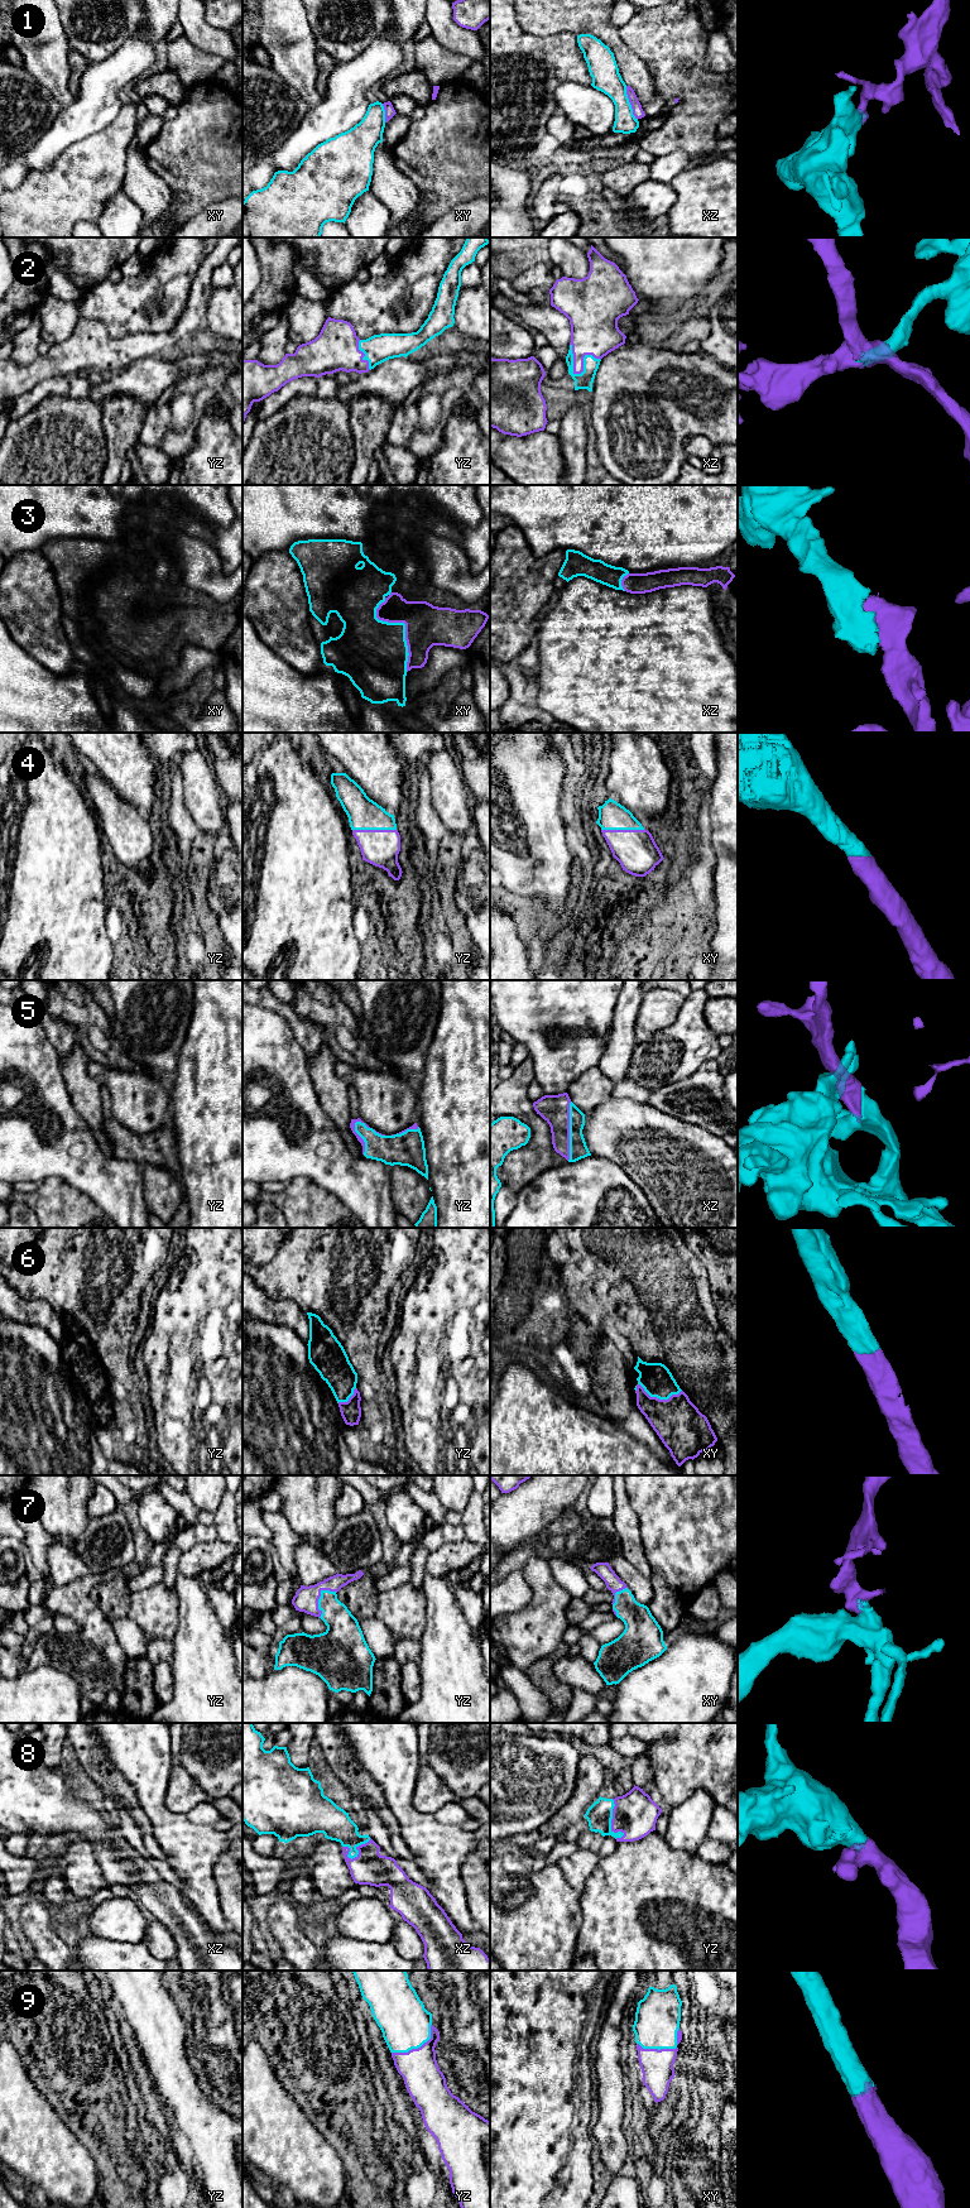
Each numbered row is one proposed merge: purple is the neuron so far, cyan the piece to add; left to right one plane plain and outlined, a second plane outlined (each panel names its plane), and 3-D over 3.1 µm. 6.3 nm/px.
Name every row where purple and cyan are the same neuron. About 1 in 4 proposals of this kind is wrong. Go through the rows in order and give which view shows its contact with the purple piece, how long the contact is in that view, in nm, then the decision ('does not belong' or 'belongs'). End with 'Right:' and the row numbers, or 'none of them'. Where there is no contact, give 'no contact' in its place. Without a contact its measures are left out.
1: xz | 220 nm | does not belong
2: xz | 220 nm | belongs
3: xy | 500 nm | belongs
4: yz | 280 nm | belongs
5: xz | 380 nm | belongs
6: xy | 300 nm | belongs
7: yz | 200 nm | belongs
8: yz | 260 nm | belongs
9: yz | 320 nm | belongs
Right: 2, 3, 4, 5, 6, 7, 8, 9

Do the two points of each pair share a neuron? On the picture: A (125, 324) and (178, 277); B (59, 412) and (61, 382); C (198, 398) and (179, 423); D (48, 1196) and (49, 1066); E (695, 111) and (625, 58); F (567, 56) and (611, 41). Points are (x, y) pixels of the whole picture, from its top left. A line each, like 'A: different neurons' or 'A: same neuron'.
A: same neuron
B: different neurons
C: different neurons
D: different neurons
E: different neurons
F: different neurons

